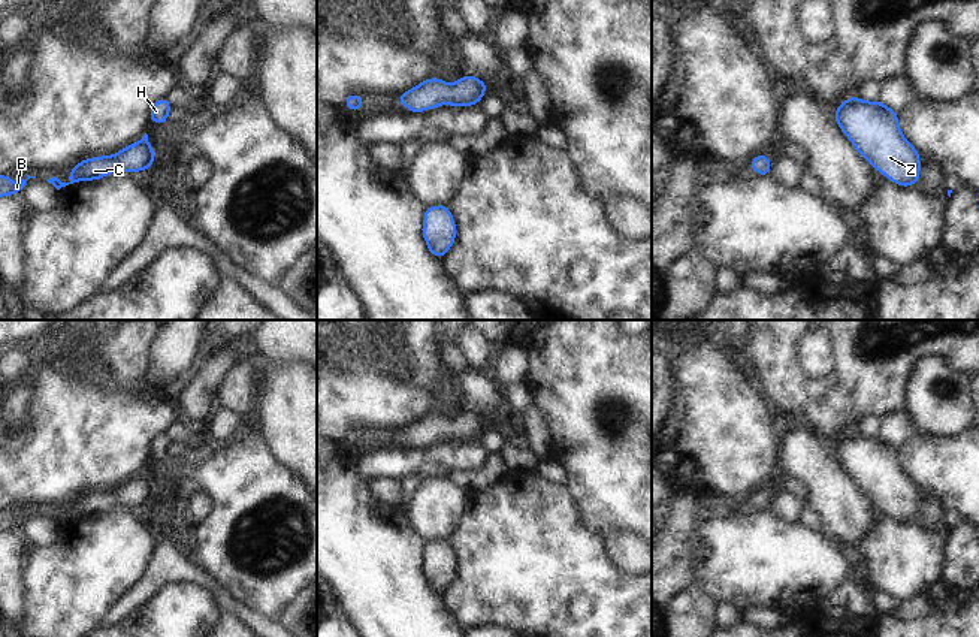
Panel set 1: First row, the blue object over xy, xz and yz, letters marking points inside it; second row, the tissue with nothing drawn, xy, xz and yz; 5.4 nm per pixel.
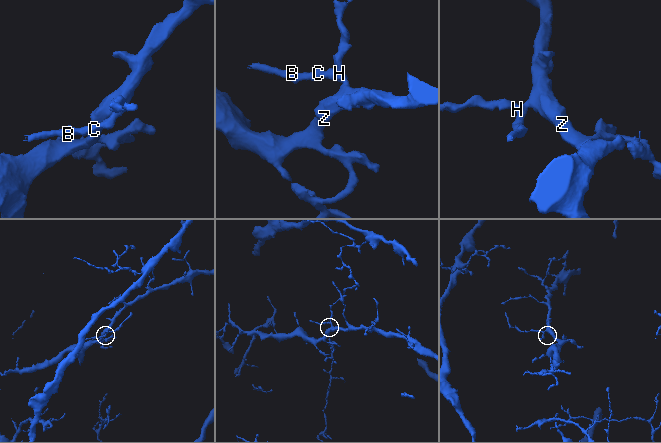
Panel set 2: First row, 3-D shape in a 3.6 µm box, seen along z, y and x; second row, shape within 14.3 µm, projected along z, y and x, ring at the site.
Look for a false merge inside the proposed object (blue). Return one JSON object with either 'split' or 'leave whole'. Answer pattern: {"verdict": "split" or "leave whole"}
{"verdict": "leave whole"}

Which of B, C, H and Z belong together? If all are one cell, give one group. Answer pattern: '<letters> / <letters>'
B C H Z

